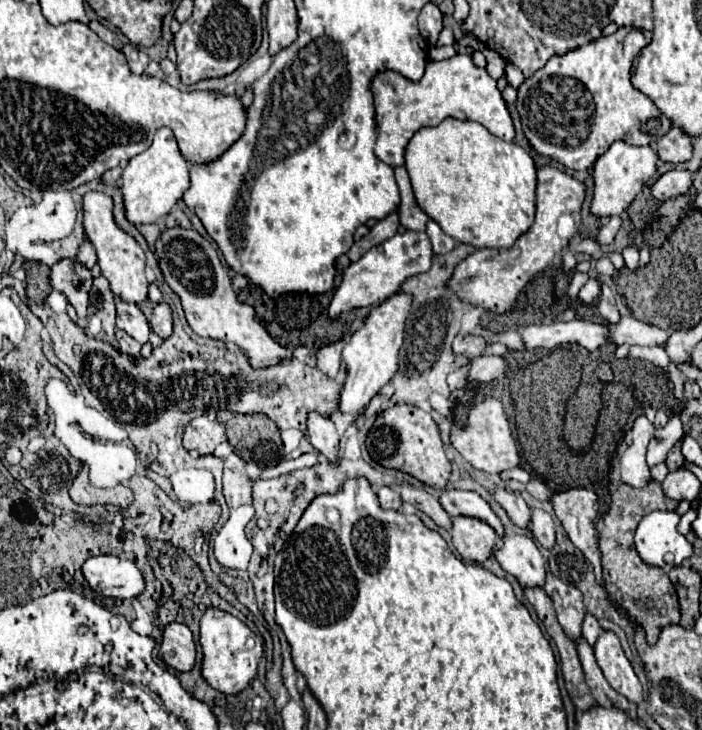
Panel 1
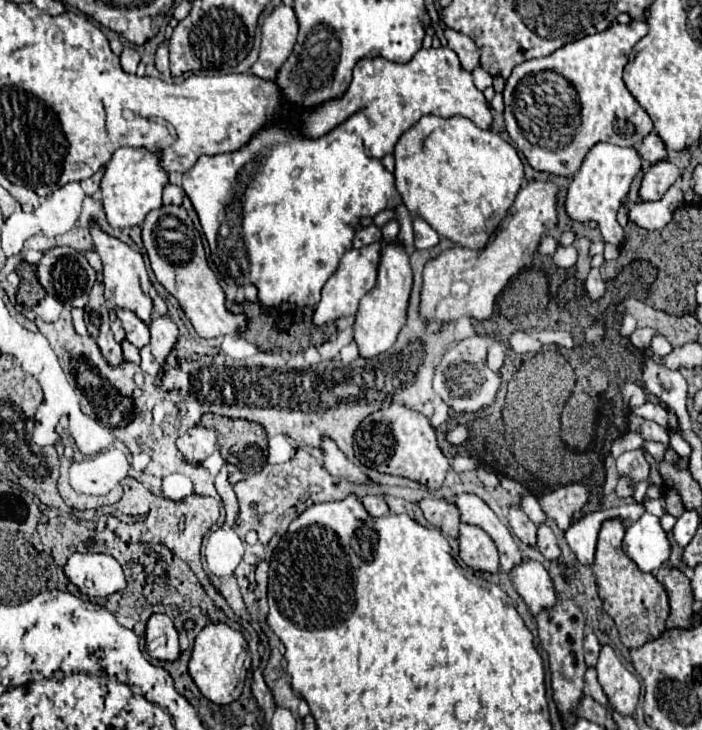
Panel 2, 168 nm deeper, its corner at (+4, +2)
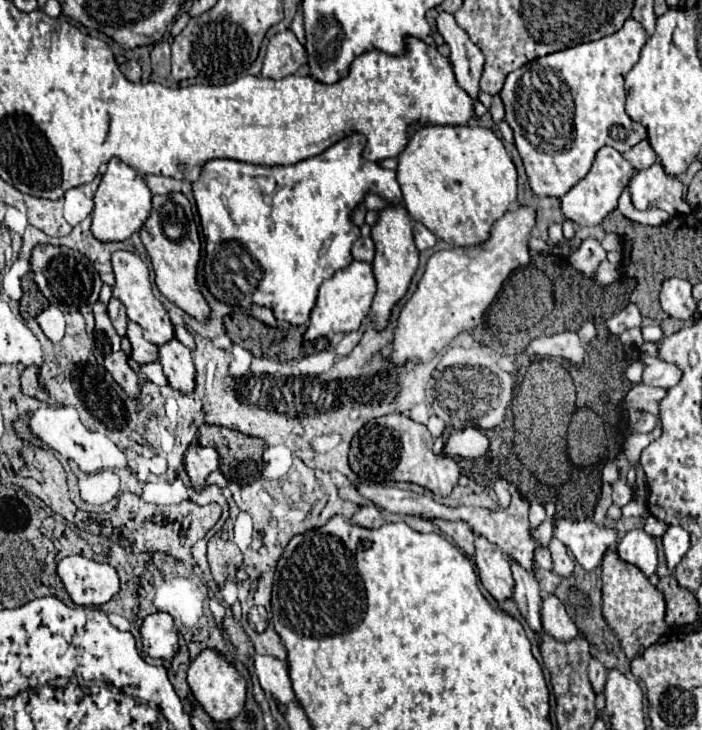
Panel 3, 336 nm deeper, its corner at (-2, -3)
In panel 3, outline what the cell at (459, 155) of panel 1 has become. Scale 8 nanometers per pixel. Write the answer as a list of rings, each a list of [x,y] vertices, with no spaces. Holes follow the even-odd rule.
[[[427,125],[413,133],[409,145],[399,155],[397,181],[403,193],[403,205],[409,207],[411,219],[425,223],[439,239],[453,247],[471,247],[485,243],[493,223],[509,209],[509,203],[517,199],[517,169],[503,145],[503,141],[485,127],[441,127]]]

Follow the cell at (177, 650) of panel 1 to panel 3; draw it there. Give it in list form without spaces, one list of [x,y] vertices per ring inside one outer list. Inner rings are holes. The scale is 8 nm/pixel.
[[[153,613],[145,617],[141,625],[143,651],[149,657],[173,659],[179,651],[179,637],[173,627],[173,617],[169,613]]]

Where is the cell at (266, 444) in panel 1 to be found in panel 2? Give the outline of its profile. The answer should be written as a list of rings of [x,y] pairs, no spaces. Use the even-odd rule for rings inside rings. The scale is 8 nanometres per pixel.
[[[203,414],[201,424],[217,432],[219,450],[227,464],[237,466],[243,474],[261,470],[267,462],[267,434],[263,426],[247,420]]]

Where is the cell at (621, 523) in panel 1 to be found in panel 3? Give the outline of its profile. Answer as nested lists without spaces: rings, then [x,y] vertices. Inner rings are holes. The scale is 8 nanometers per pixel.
[[[609,549],[603,555],[601,563],[601,581],[603,581],[603,617],[609,627],[617,633],[621,647],[627,659],[635,659],[641,651],[659,641],[659,637],[667,631],[665,625],[665,597],[657,587],[649,583],[639,567],[625,563],[617,551]]]

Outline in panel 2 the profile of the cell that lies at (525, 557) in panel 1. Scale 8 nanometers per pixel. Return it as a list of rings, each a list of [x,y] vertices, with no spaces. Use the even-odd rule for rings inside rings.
[[[523,560],[521,566],[517,566],[511,572],[511,580],[519,596],[529,606],[531,616],[535,618],[541,610],[551,610],[557,602],[553,582],[547,574],[547,570],[533,560]]]

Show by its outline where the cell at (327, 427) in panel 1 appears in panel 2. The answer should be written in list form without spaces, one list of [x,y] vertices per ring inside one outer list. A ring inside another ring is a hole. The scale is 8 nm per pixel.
[[[329,438],[323,440],[321,450],[323,450],[323,456],[325,456],[325,468],[331,474],[341,476],[341,478],[345,478],[349,482],[355,482],[355,484],[367,484],[367,482],[371,482],[363,472],[355,470],[355,464],[351,464],[345,458],[345,454],[335,446],[335,442],[331,442]]]

